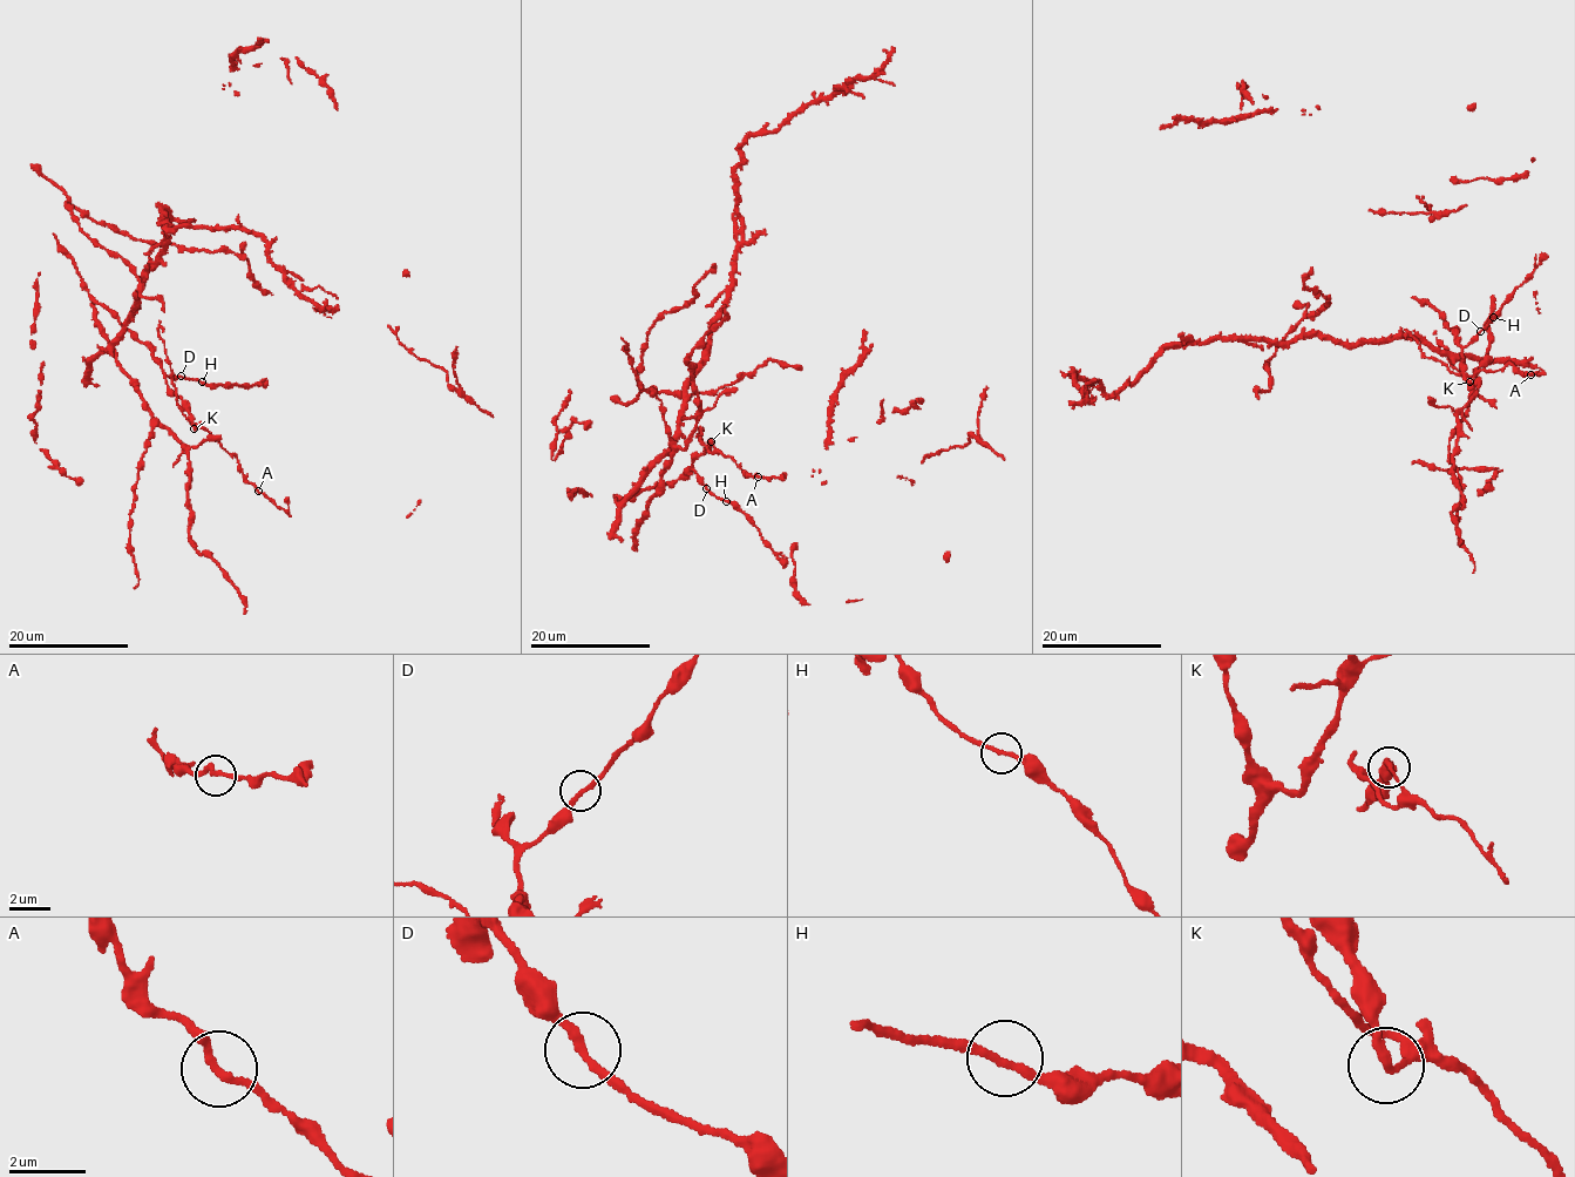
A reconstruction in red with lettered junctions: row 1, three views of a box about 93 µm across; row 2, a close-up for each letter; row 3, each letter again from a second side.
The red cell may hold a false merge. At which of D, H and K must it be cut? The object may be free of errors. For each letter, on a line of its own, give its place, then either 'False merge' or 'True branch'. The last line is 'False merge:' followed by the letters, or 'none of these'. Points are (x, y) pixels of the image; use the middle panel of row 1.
D: Place: (706, 488). True branch
H: Place: (726, 501). True branch
K: Place: (711, 441). False merge
False merge: K

